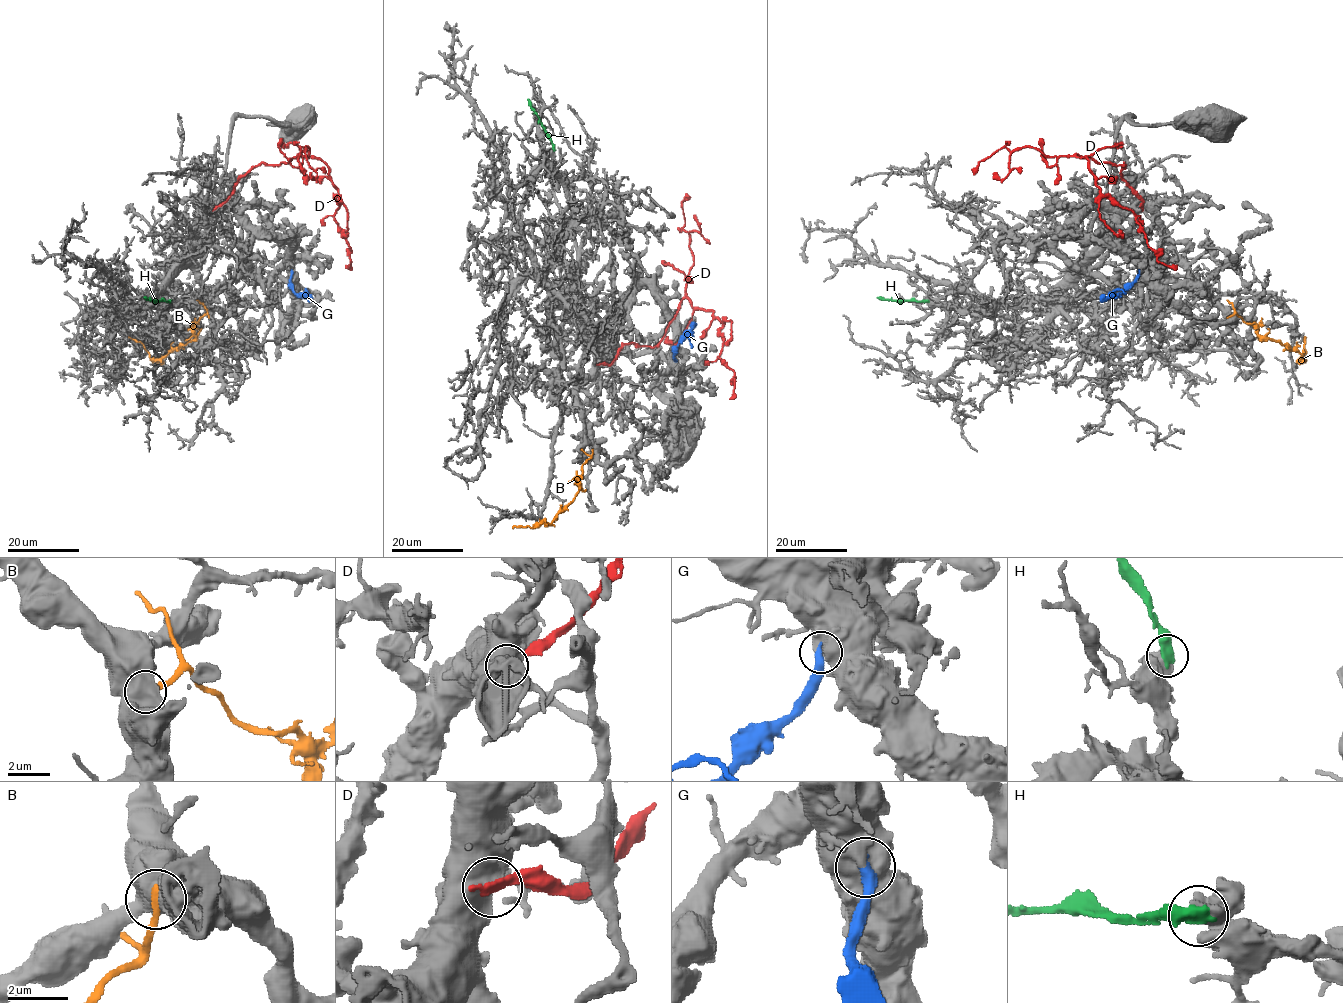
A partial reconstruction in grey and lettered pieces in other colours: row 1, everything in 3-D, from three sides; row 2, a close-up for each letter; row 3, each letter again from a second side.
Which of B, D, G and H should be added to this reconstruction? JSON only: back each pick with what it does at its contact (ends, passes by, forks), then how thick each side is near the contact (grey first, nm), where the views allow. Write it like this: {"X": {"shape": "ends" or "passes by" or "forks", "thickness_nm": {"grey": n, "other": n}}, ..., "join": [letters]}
{"G": {"shape": "ends", "thickness_nm": {"grey": 850, "other": 440}}, "join": ["G"]}

